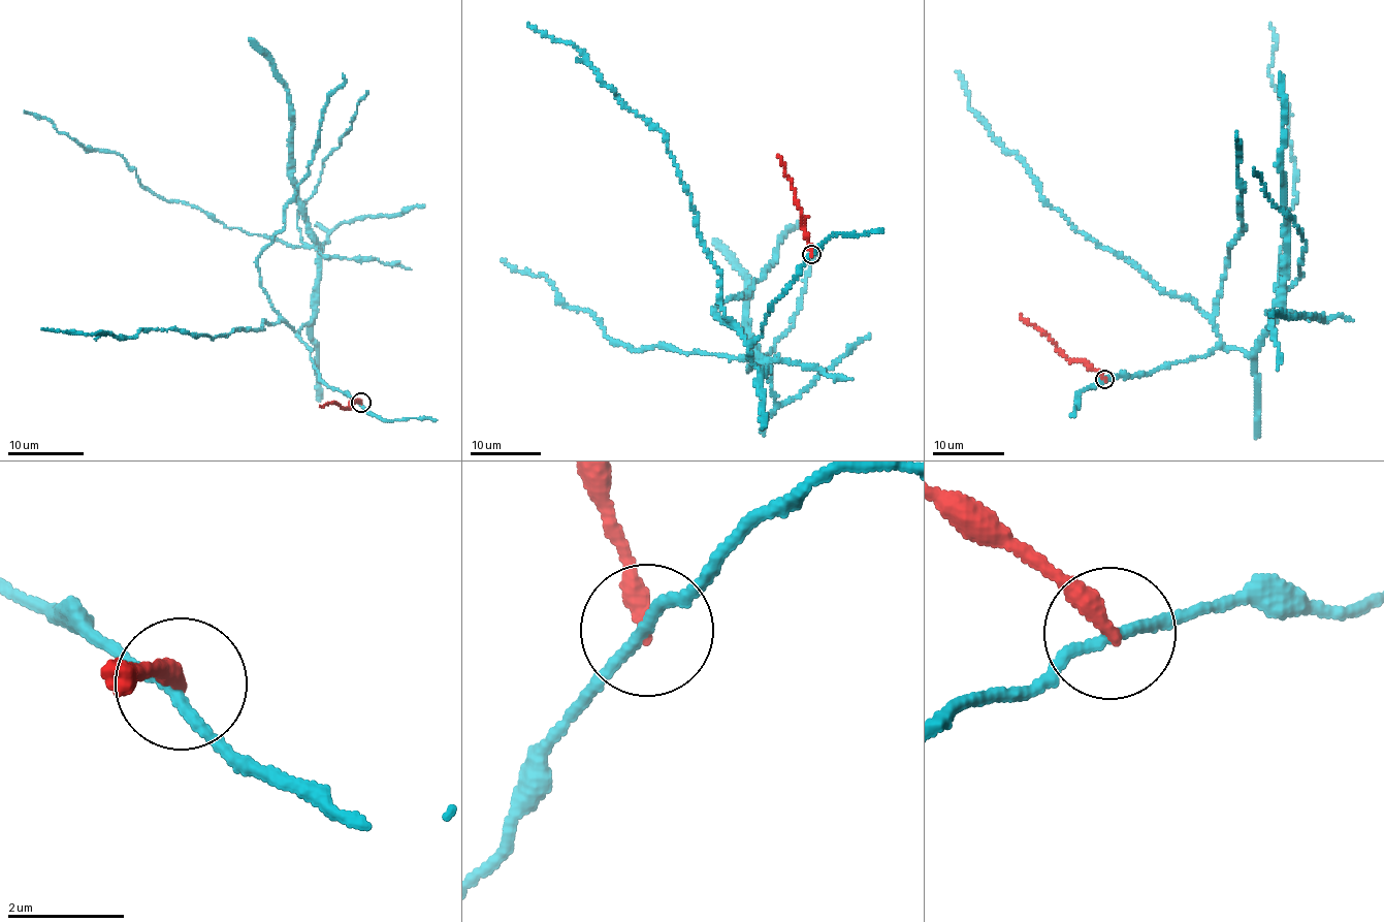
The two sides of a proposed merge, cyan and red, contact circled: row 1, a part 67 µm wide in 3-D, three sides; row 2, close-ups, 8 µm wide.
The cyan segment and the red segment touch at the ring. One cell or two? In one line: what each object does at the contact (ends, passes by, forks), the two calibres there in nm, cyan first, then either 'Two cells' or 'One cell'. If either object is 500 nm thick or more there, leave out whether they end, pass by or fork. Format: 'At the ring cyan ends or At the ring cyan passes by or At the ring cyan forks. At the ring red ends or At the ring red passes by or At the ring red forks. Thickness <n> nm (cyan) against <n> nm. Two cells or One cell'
At the ring cyan passes by. At the ring red ends. Thickness 190 nm (cyan) against 320 nm. Two cells

